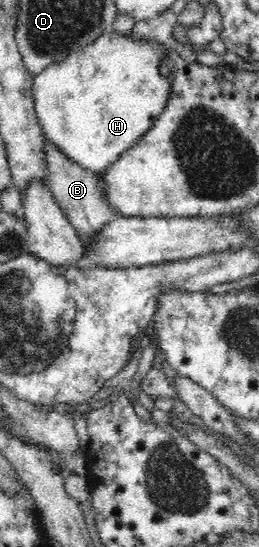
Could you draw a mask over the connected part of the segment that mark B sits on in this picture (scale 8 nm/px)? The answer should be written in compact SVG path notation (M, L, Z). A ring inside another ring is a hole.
M44 136L44 153L46 153L46 183L52 191L56 204L64 211L72 226L77 230L80 241L88 245L97 238L102 228L110 222L114 216L106 199L102 197L102 191L98 187L98 174L82 168L65 154L62 154Z

